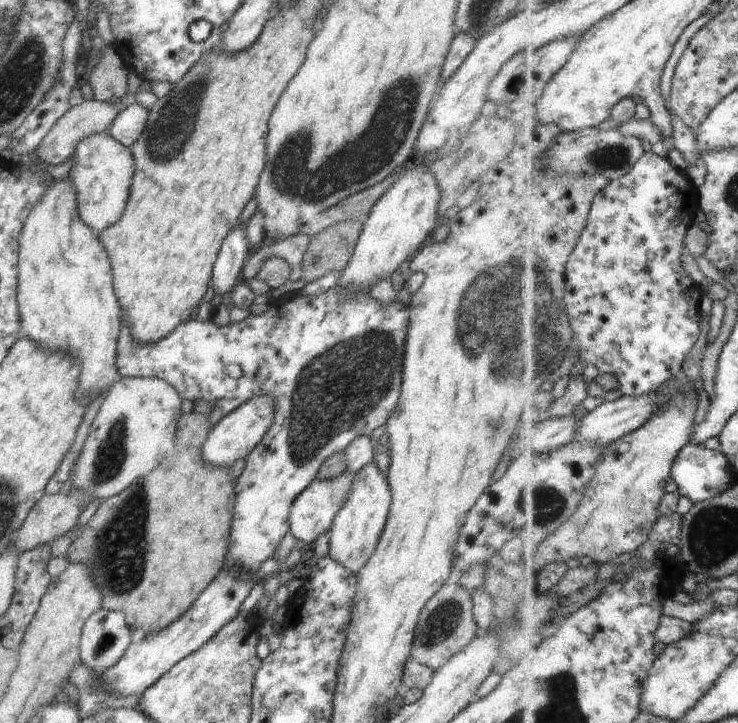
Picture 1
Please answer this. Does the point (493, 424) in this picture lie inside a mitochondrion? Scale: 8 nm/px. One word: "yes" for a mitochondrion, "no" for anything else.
yes

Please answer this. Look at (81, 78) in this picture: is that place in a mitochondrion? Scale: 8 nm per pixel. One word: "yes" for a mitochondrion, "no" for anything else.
no

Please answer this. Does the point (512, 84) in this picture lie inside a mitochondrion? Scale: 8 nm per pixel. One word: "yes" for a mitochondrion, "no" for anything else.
yes

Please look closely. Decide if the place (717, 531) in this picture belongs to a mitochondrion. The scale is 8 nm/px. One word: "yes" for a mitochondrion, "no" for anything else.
yes

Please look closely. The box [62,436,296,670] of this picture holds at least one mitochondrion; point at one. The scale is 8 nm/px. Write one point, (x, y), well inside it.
(119, 551)

